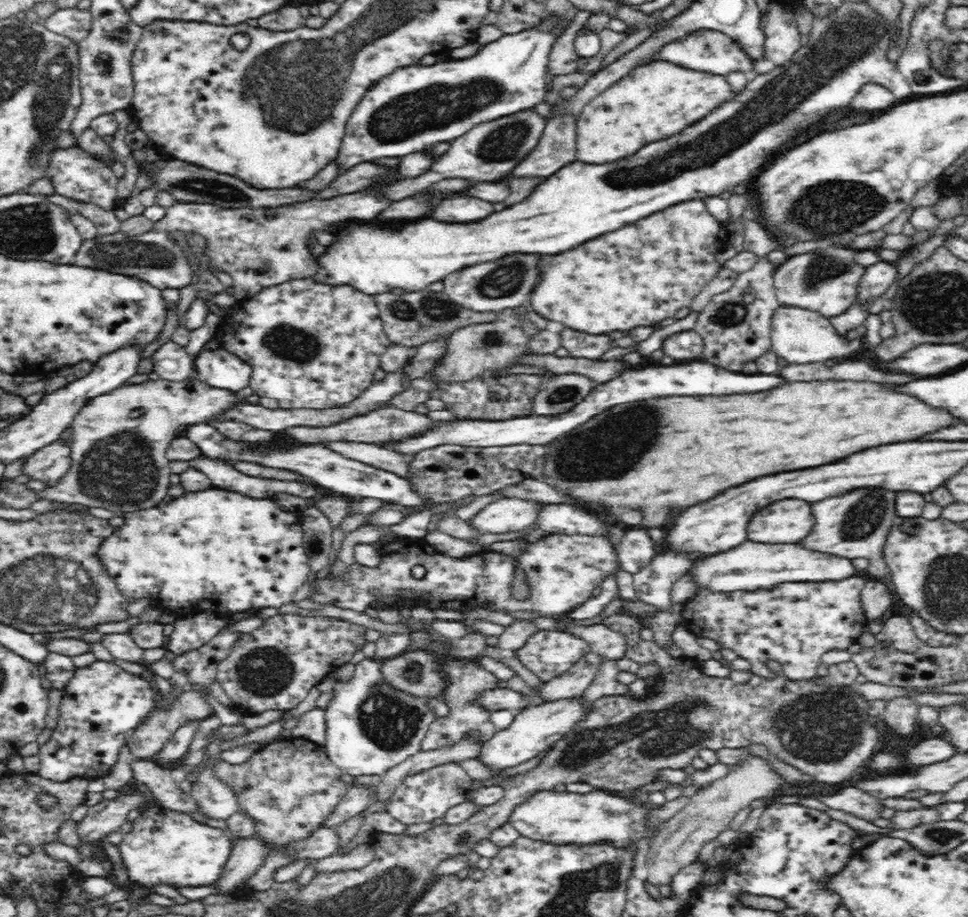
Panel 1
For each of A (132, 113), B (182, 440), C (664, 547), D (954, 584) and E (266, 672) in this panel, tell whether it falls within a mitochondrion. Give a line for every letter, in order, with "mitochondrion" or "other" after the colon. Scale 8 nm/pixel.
A: other
B: other
C: other
D: mitochondrion
E: mitochondrion

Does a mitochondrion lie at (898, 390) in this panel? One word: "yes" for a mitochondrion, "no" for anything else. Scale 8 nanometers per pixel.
no

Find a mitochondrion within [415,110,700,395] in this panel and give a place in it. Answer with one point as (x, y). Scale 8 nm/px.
(500, 144)

